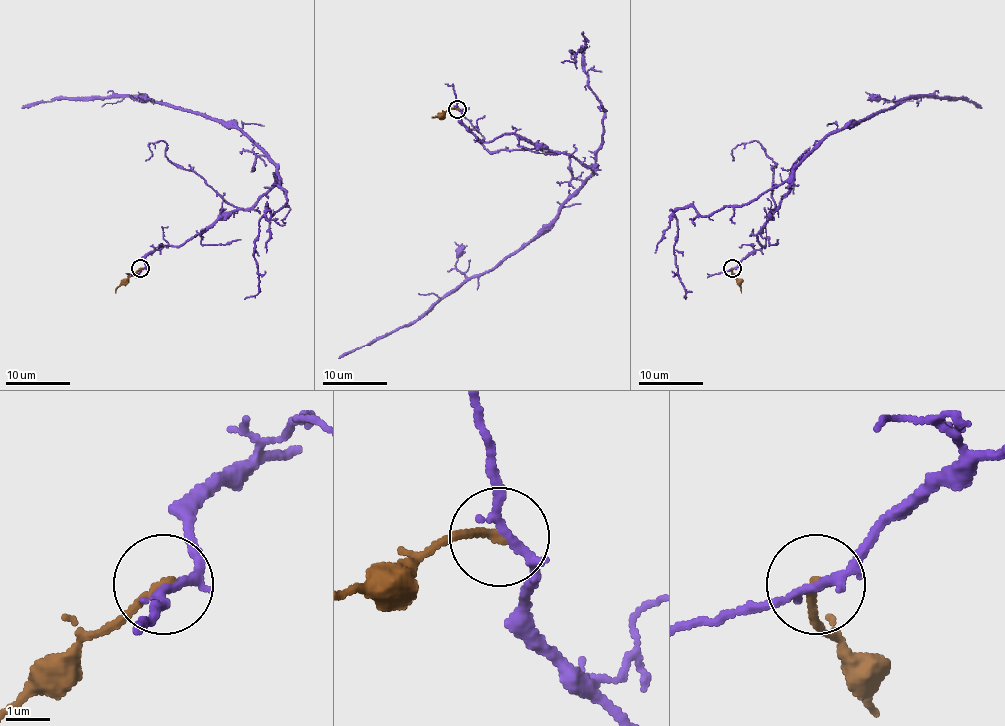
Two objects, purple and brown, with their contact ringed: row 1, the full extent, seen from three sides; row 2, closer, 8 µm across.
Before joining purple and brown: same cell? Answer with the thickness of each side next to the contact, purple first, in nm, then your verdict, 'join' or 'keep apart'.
200 nm thick on the purple side, 200 nm on the other; keep apart

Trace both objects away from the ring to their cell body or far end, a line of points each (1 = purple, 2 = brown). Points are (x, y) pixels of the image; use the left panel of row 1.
1: (141, 269), (149, 254), (249, 209), (275, 182), (276, 167), (242, 132), (165, 103), (99, 96), (21, 107)
2: (141, 269), (129, 275), (115, 293)

